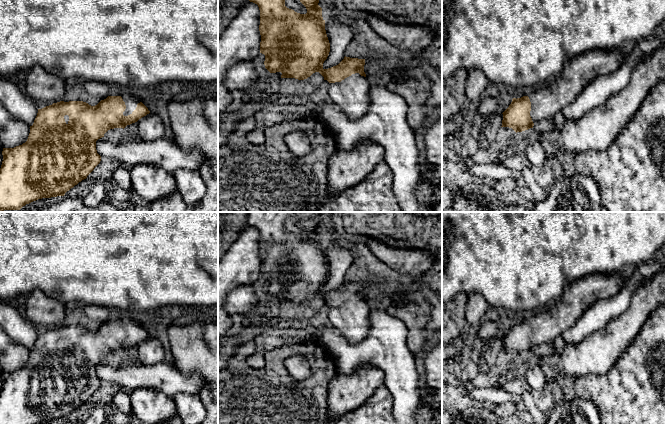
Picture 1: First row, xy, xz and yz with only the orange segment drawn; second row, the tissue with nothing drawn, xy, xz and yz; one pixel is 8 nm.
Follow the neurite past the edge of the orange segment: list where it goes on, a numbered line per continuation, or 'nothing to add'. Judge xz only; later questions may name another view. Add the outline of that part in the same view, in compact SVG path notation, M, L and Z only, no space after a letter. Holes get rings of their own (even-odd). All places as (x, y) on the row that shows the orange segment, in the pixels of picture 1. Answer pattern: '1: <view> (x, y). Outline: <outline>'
1: xz (350, 96). Outline: M359 73L352 74L341 82L330 83L328 88L332 105L351 120L361 118L370 105L370 83Z

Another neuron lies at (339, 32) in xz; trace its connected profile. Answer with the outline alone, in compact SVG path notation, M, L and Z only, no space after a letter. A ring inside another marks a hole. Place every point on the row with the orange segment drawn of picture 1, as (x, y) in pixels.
M328 15L325 30L330 43L330 52L323 63L323 69L338 65L345 57L346 48L354 39L351 26L335 15Z

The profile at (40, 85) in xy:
M34 66L23 75L21 85L34 101L57 103L65 95L67 81L41 66Z

